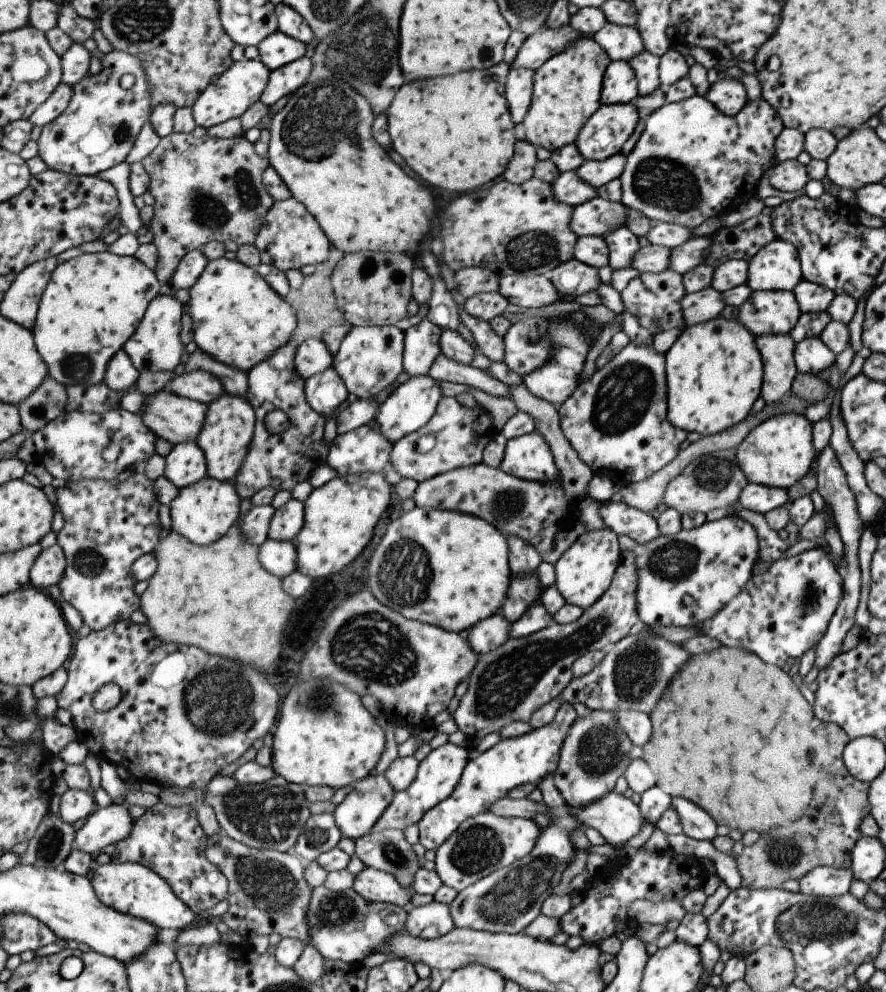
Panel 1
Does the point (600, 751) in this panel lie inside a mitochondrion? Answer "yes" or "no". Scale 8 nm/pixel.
yes

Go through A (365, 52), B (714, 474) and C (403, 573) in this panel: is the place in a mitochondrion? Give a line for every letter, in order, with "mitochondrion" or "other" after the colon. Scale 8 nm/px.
A: mitochondrion
B: mitochondrion
C: mitochondrion

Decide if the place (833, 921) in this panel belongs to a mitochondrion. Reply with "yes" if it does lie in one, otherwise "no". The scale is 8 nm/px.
yes

